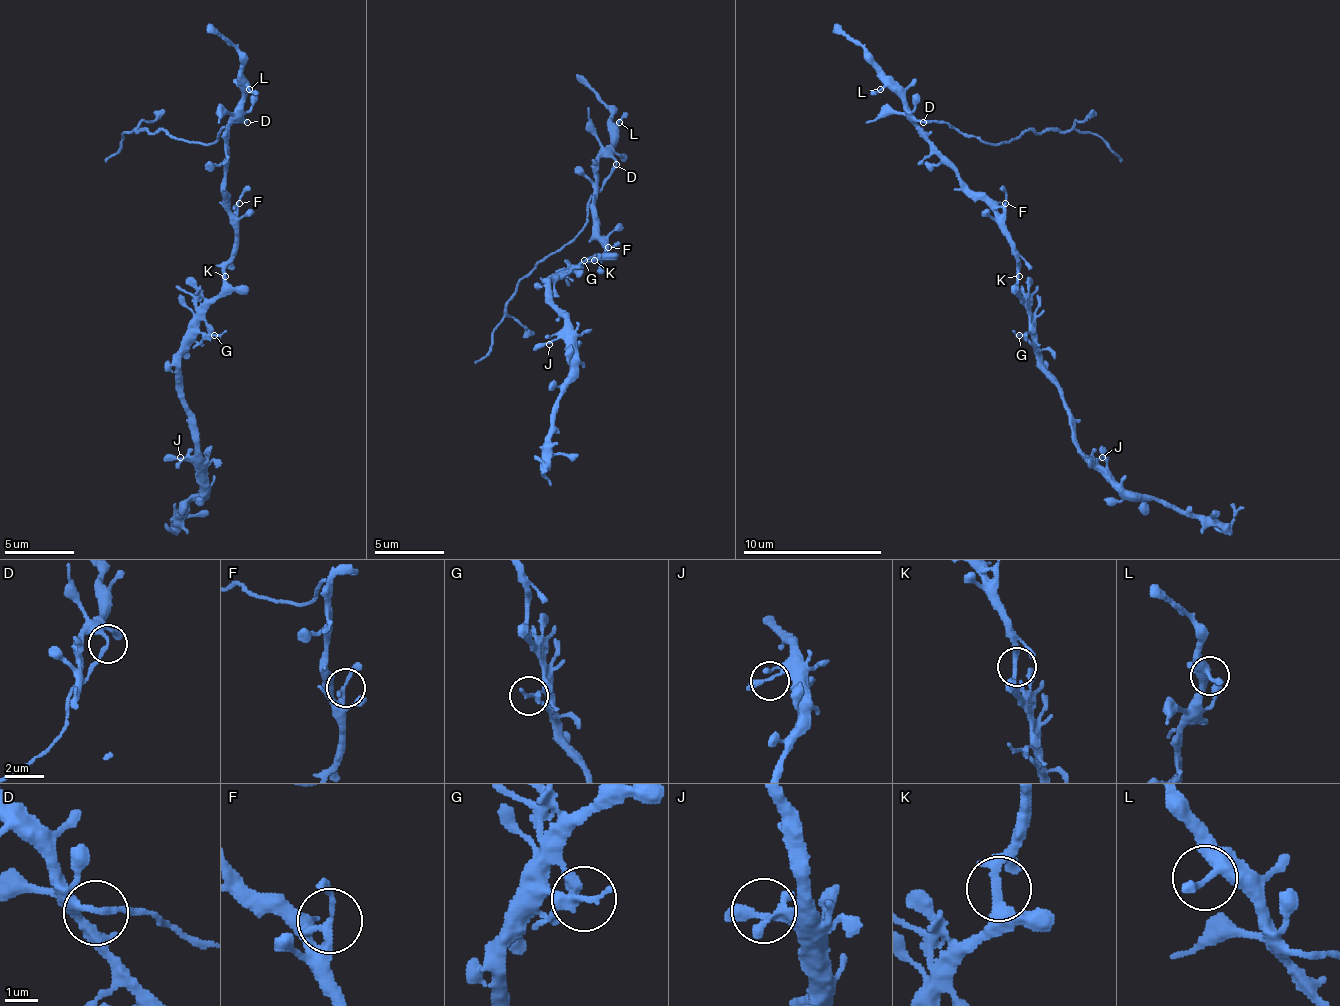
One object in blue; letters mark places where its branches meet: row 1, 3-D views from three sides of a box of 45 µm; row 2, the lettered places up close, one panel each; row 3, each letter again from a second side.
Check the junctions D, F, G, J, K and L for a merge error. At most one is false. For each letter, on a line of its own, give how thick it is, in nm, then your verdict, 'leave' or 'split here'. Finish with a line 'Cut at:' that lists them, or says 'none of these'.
D: 220 nm thick; split here
F: 220 nm thick; leave
G: 200 nm thick; leave
J: 260 nm thick; leave
K: 320 nm thick; leave
L: 360 nm thick; leave
Cut at: D

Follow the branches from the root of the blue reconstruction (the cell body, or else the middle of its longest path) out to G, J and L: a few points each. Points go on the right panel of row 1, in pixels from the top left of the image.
G: (1008, 241), (1015, 259), (1015, 293), (1029, 314), (1029, 328), (1019, 335)
J: (1008, 241), (1015, 259), (1015, 293), (1029, 314), (1040, 370), (1061, 394), (1071, 439), (1088, 457), (1102, 457)
L: (1008, 241), (1005, 224), (967, 186), (960, 172), (915, 120), (911, 109), (894, 92), (880, 89)

